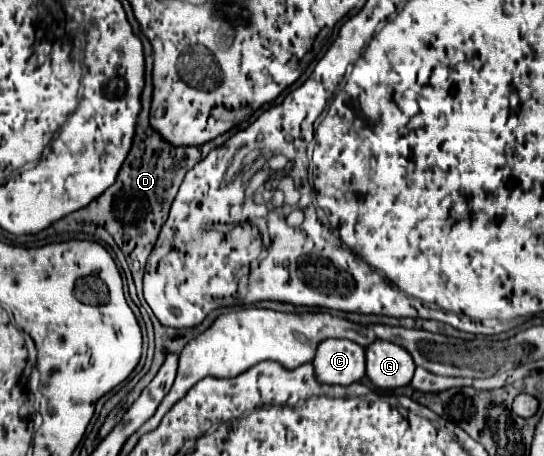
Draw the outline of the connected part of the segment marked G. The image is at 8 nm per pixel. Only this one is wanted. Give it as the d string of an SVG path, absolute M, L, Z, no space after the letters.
M374 341L366 347L366 375L378 389L406 387L414 375L414 361L408 351L390 341Z

